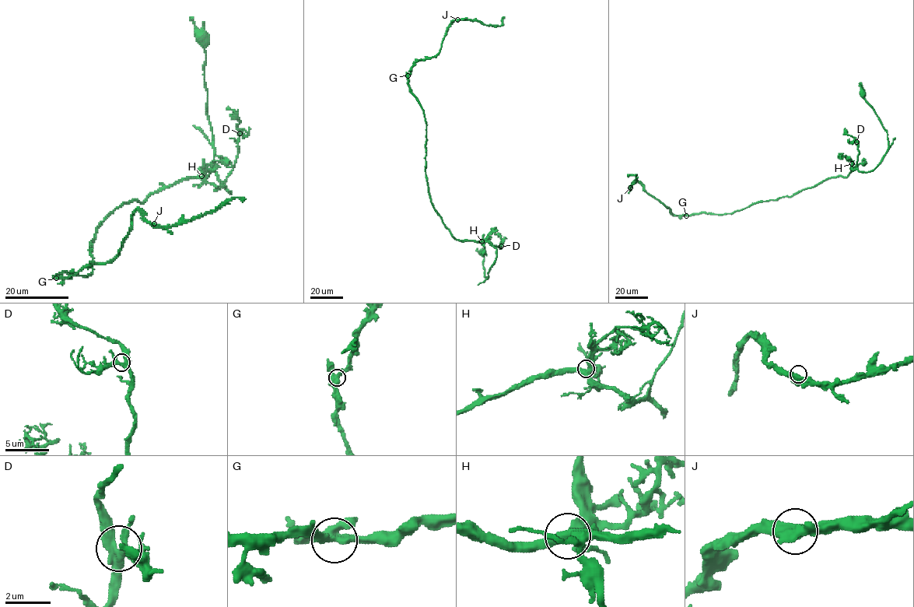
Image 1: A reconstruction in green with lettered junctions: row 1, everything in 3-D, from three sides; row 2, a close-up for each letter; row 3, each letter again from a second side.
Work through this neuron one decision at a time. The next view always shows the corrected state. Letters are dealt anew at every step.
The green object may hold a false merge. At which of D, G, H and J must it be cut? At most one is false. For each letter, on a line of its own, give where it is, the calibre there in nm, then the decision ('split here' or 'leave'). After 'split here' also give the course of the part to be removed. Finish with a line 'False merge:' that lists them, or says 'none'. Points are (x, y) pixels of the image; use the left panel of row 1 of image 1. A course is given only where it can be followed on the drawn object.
D: (239, 133) | 320 nm | leave
G: (56, 278) | 400 nm | leave
H: (201, 176) | 360 nm | leave
J: (154, 223) | 440 nm | leave
False merge: none

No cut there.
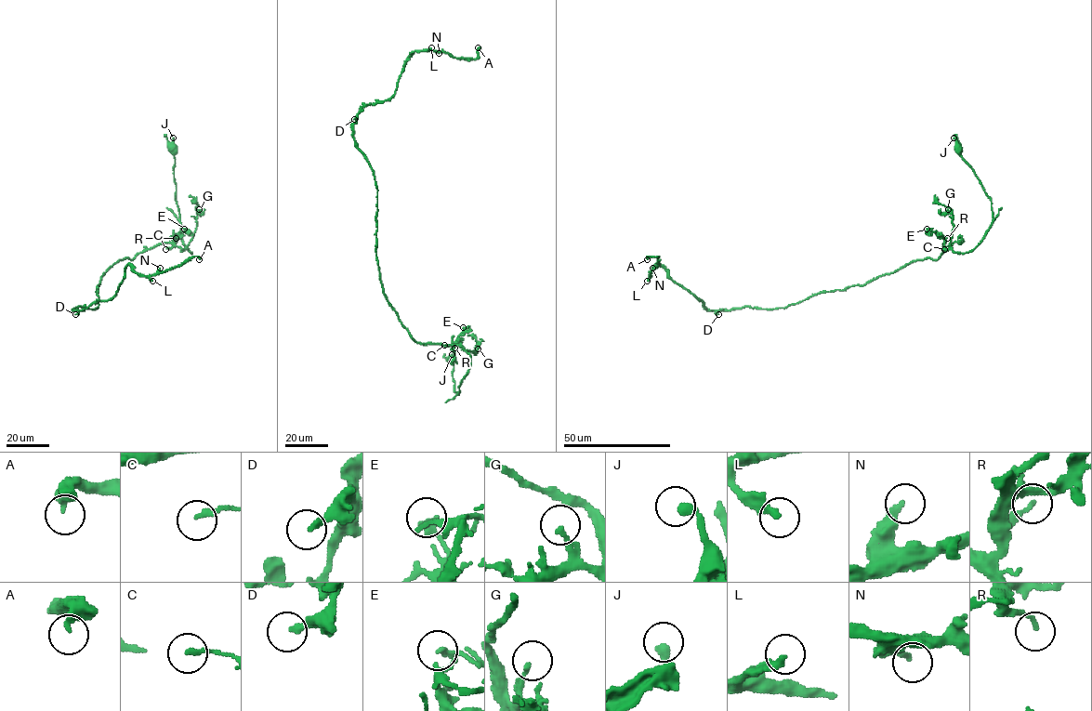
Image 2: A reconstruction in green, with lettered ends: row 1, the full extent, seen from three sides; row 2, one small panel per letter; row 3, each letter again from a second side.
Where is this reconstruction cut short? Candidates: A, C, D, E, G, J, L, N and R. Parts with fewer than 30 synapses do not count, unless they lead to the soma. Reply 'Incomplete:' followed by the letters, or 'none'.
Incomplete: L

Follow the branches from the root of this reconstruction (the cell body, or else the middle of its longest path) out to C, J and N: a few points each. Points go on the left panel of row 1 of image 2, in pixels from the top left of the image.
C: (172, 149), (180, 234), (182, 243), (191, 253), (175, 246), (165, 249)
J: (172, 149), (173, 138)
N: (172, 149), (191, 253), (163, 243), (120, 259), (98, 307), (73, 310), (111, 299), (128, 264), (160, 268)

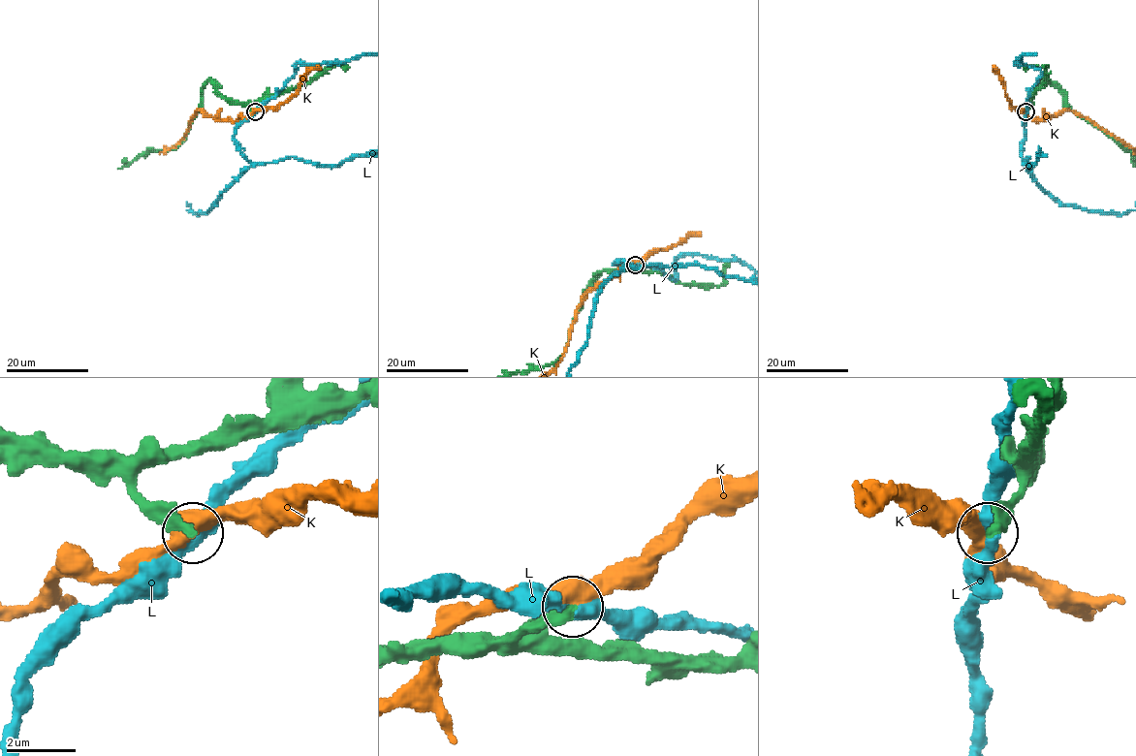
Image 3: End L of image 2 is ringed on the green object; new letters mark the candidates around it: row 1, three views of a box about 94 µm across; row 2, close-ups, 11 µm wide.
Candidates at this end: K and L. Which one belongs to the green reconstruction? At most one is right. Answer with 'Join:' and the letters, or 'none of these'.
Join: none of these

